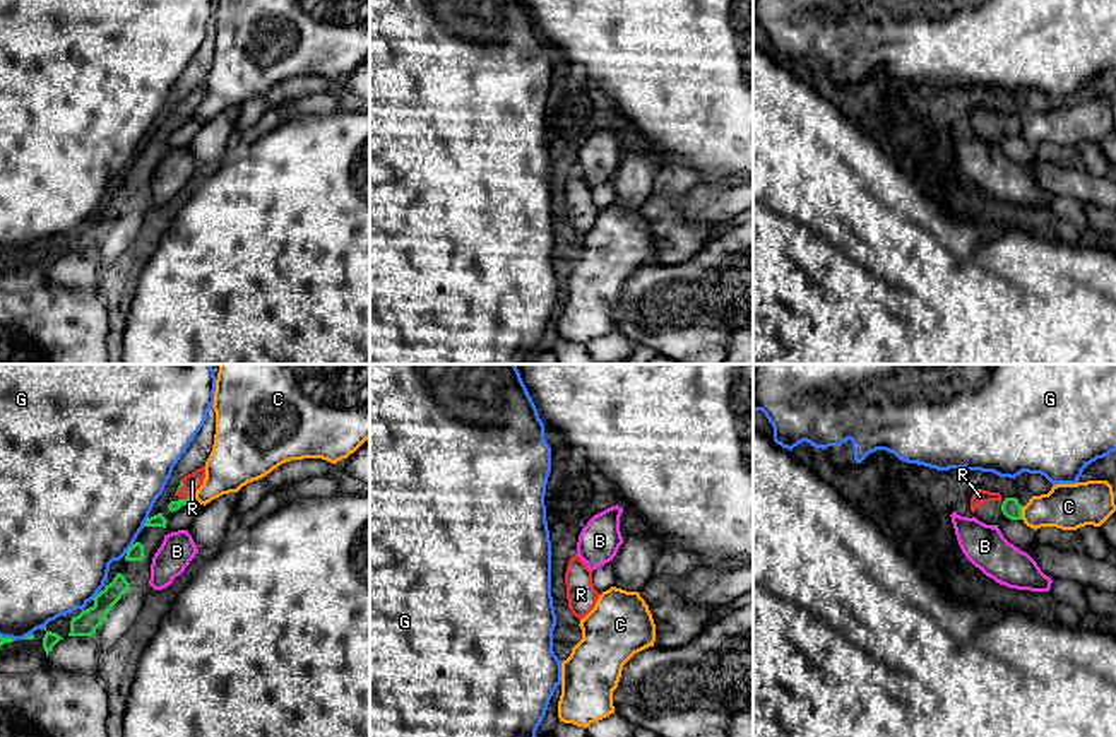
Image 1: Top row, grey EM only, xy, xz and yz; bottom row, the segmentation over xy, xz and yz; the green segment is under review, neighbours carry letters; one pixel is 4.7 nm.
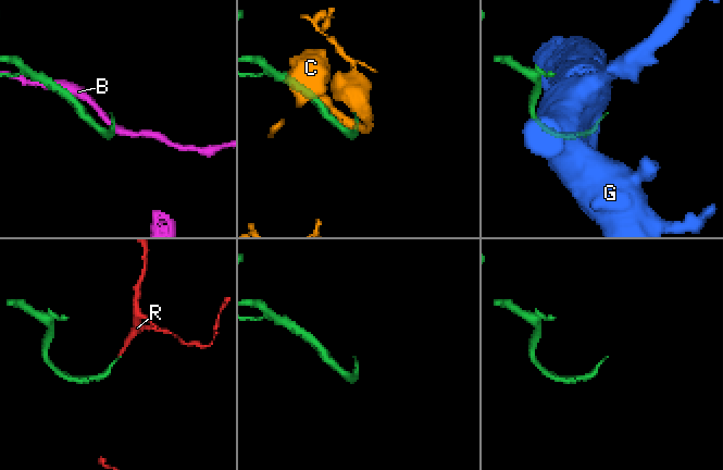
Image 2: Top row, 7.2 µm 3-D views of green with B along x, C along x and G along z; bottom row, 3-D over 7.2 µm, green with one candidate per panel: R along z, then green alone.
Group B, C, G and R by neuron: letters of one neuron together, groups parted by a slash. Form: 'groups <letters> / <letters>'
groups B / C / G / R

